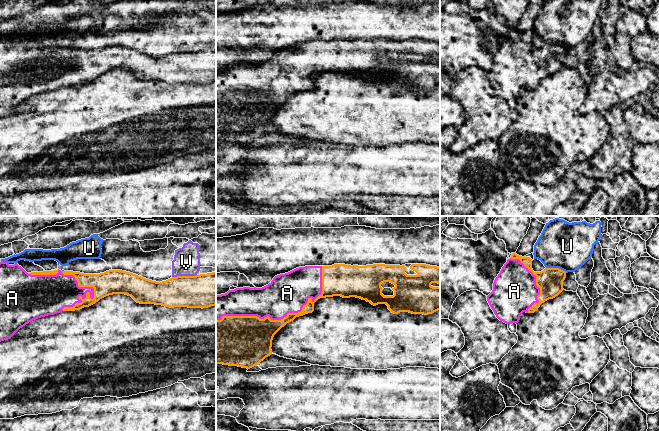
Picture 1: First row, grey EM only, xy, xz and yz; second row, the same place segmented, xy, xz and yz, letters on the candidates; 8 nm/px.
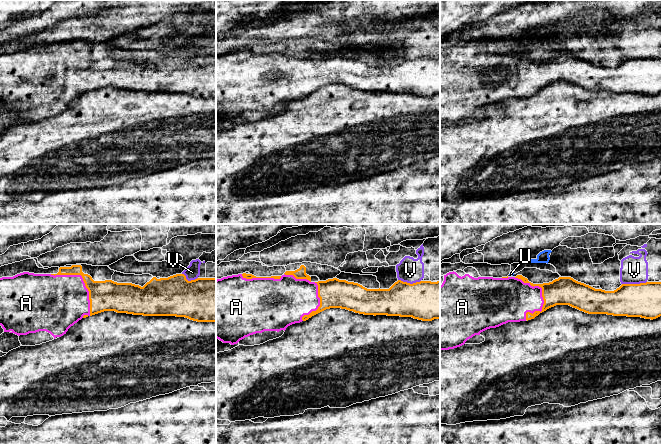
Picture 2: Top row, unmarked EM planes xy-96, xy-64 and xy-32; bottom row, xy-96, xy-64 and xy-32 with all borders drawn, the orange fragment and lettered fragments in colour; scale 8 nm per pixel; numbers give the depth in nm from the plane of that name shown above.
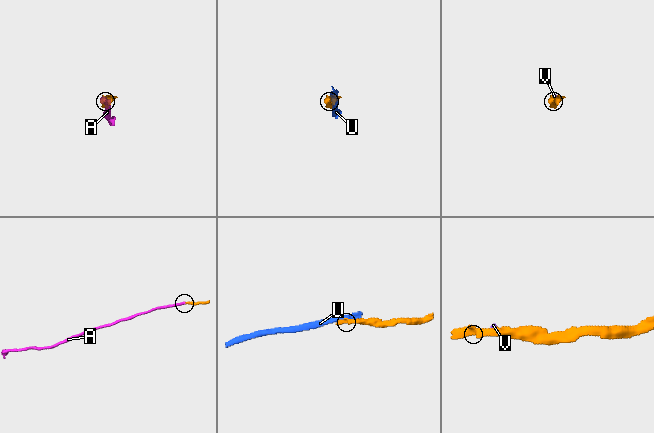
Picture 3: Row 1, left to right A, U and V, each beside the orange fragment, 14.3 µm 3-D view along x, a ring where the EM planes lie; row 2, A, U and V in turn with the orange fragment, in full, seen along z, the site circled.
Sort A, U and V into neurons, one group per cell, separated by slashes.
A / U V

